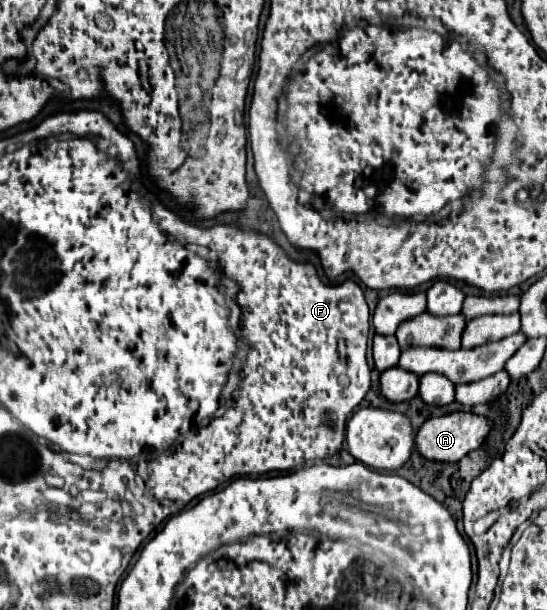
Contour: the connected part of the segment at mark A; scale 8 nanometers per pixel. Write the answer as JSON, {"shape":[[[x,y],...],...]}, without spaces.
{"shape":[[[455,411],[455,413],[443,415],[443,417],[427,419],[415,435],[415,443],[417,443],[415,447],[425,459],[453,463],[453,461],[459,461],[461,457],[465,457],[467,453],[475,451],[485,441],[485,437],[489,435],[491,429],[493,429],[491,419],[487,419],[483,415],[475,415],[471,411]]]}

